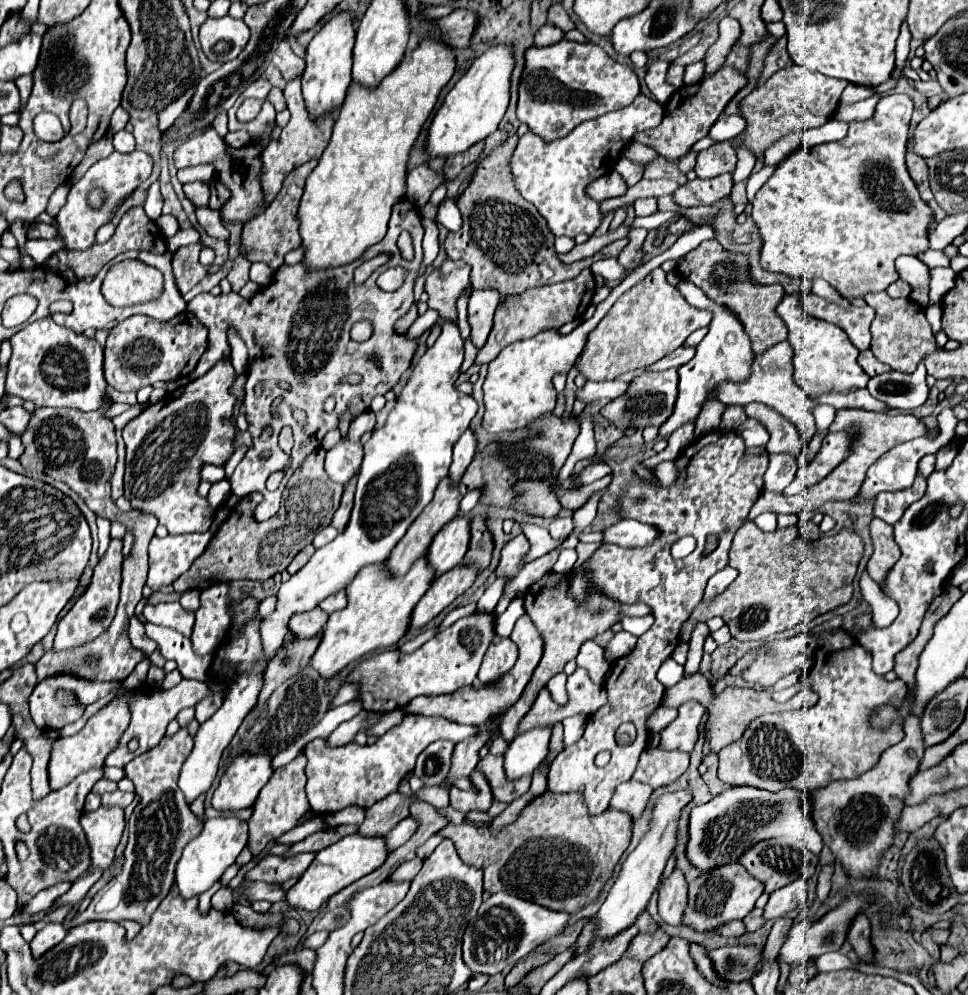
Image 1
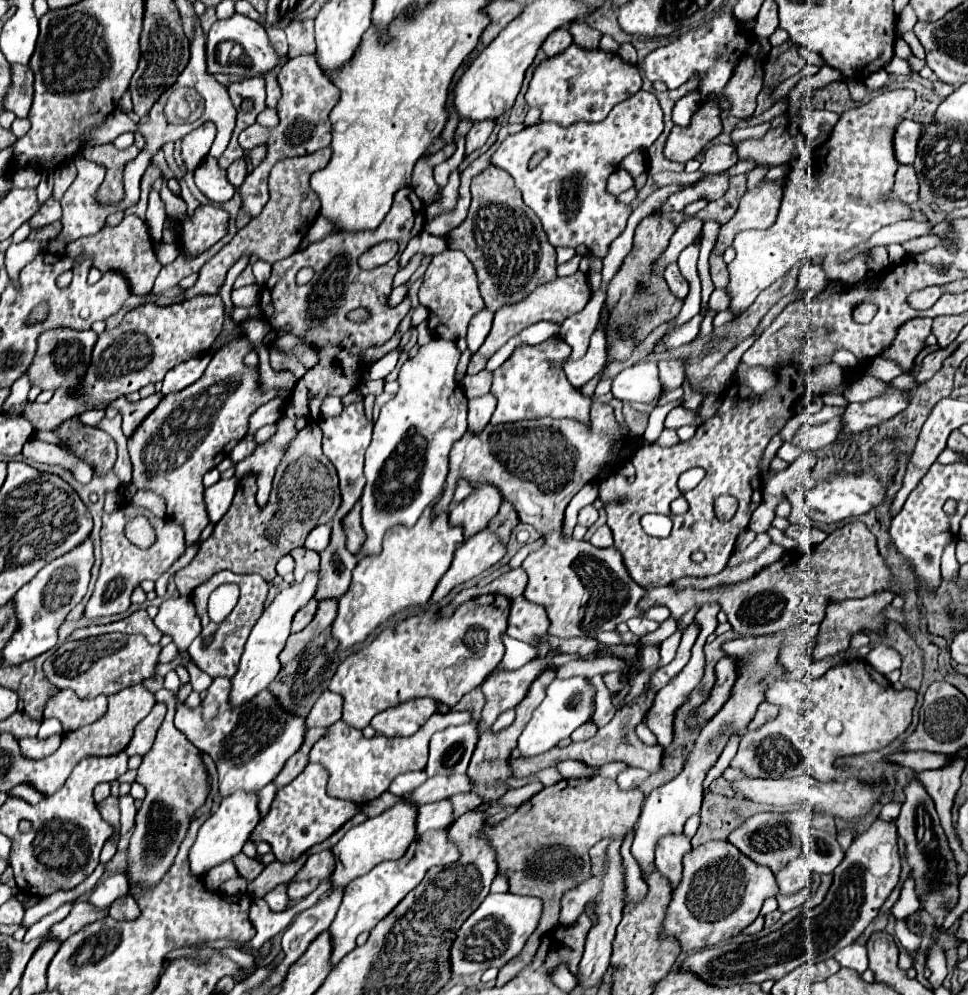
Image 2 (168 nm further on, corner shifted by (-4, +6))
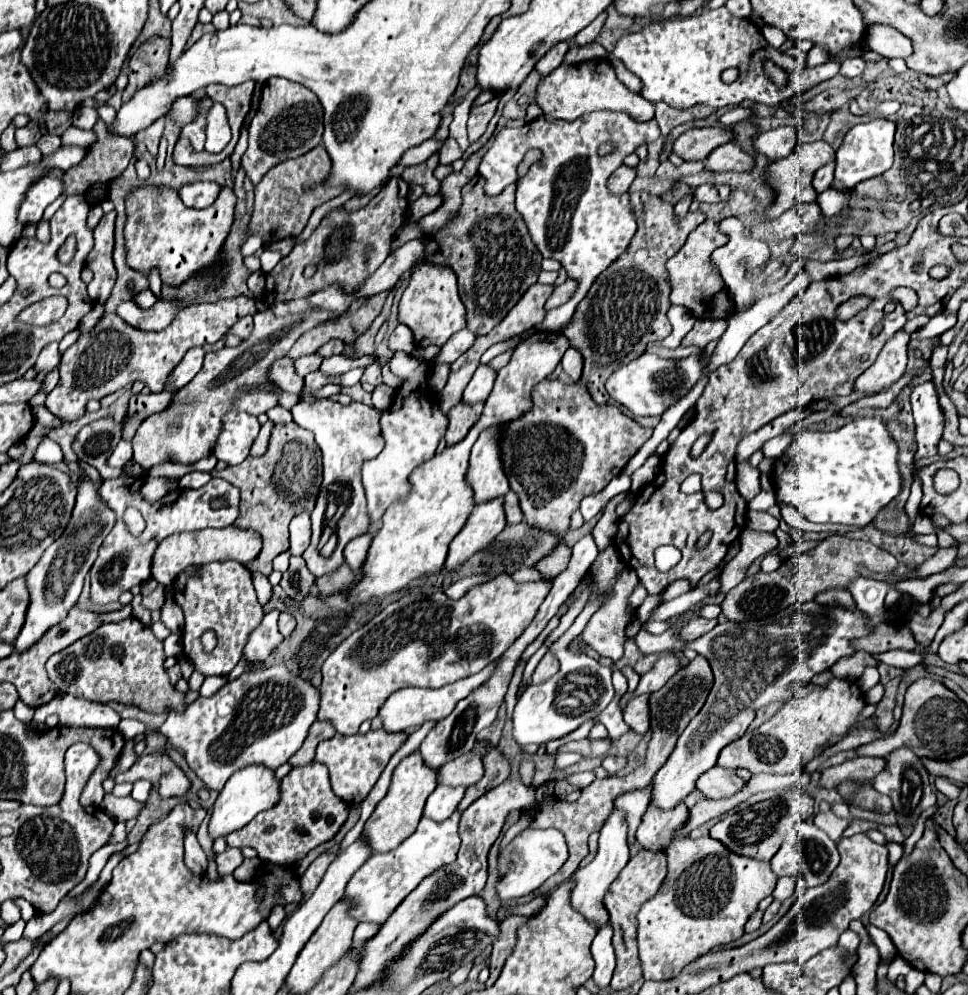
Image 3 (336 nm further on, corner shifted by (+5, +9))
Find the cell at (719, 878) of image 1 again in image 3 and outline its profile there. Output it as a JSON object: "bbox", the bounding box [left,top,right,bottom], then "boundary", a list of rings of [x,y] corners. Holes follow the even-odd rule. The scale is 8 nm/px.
{"bbox":[637,837,777,979],"boundary":[[[711,837],[675,839],[667,851],[669,873],[657,895],[637,913],[639,957],[645,979],[671,979],[699,955],[743,935],[743,925],[759,901],[773,893],[777,877],[769,863],[727,851]]]}

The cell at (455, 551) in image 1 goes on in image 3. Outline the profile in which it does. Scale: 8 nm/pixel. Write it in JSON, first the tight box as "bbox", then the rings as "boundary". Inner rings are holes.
{"bbox":[467,425,509,505],"boundary":[[[501,425],[485,429],[471,449],[467,483],[473,489],[475,505],[487,503],[489,499],[495,497],[503,497],[509,491],[509,483],[505,479],[505,473],[501,471],[501,461],[499,461],[501,455],[497,447],[499,427]]]}

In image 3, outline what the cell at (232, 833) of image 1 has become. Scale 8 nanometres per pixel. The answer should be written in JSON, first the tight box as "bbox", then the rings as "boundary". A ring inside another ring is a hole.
{"bbox":[207,765,279,841],"boundary":[[[253,765],[253,767],[245,767],[245,769],[237,771],[237,775],[231,775],[231,779],[225,783],[223,791],[219,793],[219,797],[213,803],[211,819],[209,819],[209,827],[207,827],[209,837],[215,841],[219,837],[227,837],[229,833],[245,827],[257,813],[273,807],[273,803],[277,803],[277,799],[279,799],[279,781],[275,781],[273,771],[269,771],[267,767],[261,767],[261,765]]]}

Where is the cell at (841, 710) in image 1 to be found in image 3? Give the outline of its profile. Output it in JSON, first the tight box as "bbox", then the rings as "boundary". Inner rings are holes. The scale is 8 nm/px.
{"bbox":[717,677,877,775],"boundary":[[[833,677],[827,685],[793,685],[793,697],[785,701],[785,705],[759,729],[745,733],[743,737],[729,743],[721,755],[717,765],[723,769],[745,767],[753,775],[757,773],[799,773],[821,749],[829,745],[833,737],[847,737],[861,729],[877,729],[877,719],[869,717],[859,721],[867,701],[865,693],[859,687],[857,679],[837,679]]]}

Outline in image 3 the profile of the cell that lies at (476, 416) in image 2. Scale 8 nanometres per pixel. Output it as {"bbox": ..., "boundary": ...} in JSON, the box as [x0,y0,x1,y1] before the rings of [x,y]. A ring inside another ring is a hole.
{"bbox":[463,365,495,405],"boundary":[[[479,365],[471,383],[467,385],[467,389],[463,391],[463,401],[467,405],[473,405],[473,403],[483,403],[489,393],[491,393],[491,387],[495,383],[495,371],[489,369],[487,365]]]}

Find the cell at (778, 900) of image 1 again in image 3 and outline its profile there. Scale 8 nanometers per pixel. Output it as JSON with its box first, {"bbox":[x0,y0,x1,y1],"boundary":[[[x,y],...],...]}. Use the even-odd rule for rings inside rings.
{"bbox":[771,843,801,877],"boundary":[[[783,843],[781,851],[777,851],[777,855],[771,859],[771,871],[777,877],[785,877],[785,875],[799,875],[799,863],[801,863],[801,855],[799,851],[791,845],[791,843]]]}

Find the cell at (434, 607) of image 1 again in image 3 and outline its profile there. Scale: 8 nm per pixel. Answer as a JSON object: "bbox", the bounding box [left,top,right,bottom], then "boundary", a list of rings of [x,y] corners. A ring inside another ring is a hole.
{"bbox":[445,499,505,569],"boundary":[[[491,499],[489,503],[481,503],[473,509],[463,529],[449,545],[449,555],[445,559],[445,569],[459,569],[469,557],[487,549],[495,537],[505,527],[505,513],[501,507],[501,499]]]}

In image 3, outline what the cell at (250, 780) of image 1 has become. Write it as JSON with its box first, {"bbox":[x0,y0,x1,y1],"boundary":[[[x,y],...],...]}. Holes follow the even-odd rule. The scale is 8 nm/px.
{"bbox":[161,665,319,791],"boundary":[[[273,665],[243,673],[235,681],[225,683],[215,695],[197,697],[181,711],[169,711],[161,733],[169,739],[175,749],[183,751],[189,767],[197,773],[199,779],[203,779],[209,789],[221,791],[225,781],[239,769],[245,769],[249,765],[263,765],[275,771],[279,765],[287,763],[287,759],[305,741],[311,723],[317,719],[317,711],[319,691],[311,683],[297,679],[285,665]]]}

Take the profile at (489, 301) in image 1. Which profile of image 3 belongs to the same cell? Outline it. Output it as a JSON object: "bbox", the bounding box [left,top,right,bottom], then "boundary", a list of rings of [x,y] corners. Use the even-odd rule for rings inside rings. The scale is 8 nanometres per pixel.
{"bbox":[435,329,477,363],"boundary":[[[469,329],[457,331],[455,335],[451,335],[449,343],[445,343],[441,347],[441,353],[435,359],[435,363],[453,363],[457,357],[461,357],[475,343],[475,339],[477,339],[477,335]]]}

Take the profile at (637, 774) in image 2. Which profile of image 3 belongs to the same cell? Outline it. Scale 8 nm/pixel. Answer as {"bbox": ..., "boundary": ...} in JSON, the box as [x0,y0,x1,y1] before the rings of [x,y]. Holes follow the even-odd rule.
{"bbox":[601,755,627,775],"boundary":[[[607,755],[601,763],[601,767],[609,773],[609,775],[617,775],[623,767],[627,765],[627,759],[625,757],[619,757],[619,755]]]}

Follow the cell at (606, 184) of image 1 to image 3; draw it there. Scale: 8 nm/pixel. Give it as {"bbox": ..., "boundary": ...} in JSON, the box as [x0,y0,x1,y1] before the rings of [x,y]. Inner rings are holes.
{"bbox":[607,165,635,193],"boundary":[[[621,165],[611,177],[609,177],[609,183],[607,183],[607,189],[611,191],[611,193],[627,193],[627,189],[629,189],[629,185],[633,183],[633,179],[635,179],[635,169],[631,169],[631,167],[627,167],[627,165]]]}

